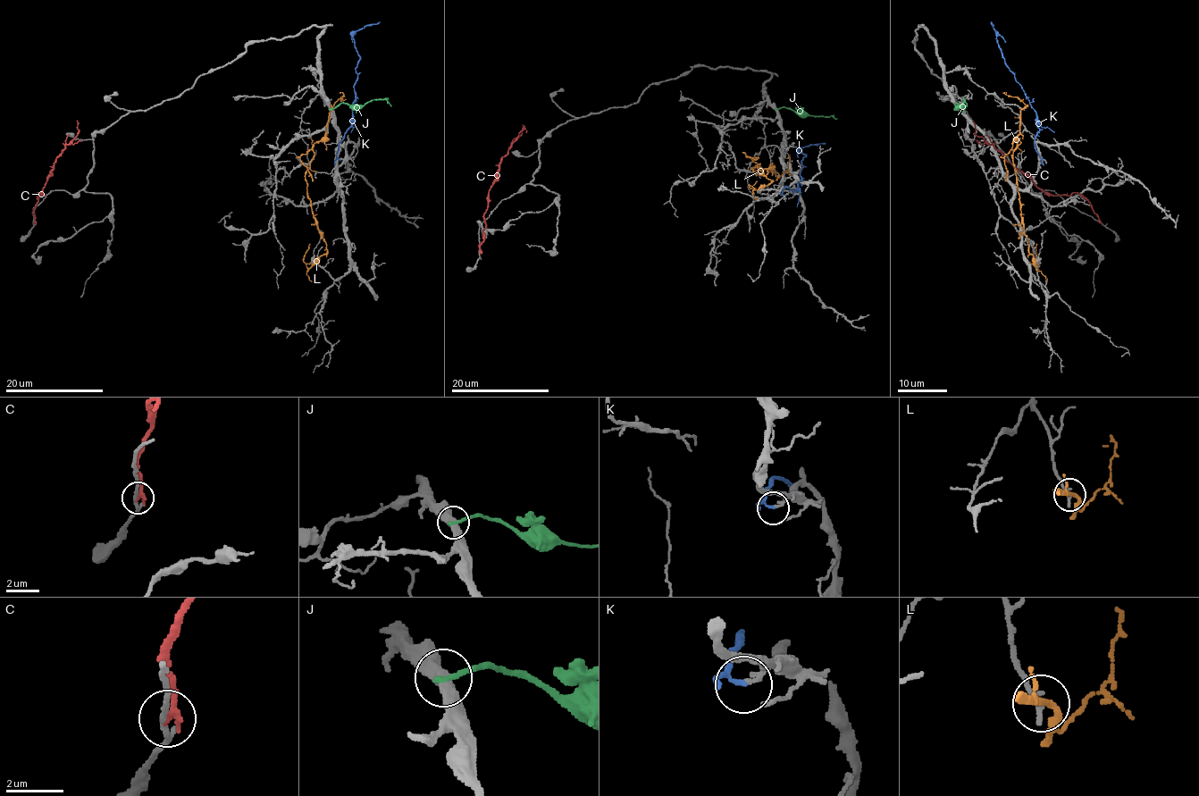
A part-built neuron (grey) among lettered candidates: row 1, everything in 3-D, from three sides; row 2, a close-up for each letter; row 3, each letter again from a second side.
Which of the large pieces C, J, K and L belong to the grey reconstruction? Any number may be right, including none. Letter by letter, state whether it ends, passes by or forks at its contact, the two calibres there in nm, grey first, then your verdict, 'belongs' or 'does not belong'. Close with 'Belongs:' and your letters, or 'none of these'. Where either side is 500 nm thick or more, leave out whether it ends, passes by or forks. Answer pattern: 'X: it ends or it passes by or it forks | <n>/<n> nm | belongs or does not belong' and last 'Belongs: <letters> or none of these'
C: it ends | 170/280 nm | does not belong
J: it ends | 440/220 nm | does not belong
K: it passes by | 190/130 nm | does not belong
L: it passes by | 240/220 nm | does not belong
Belongs: none of these

